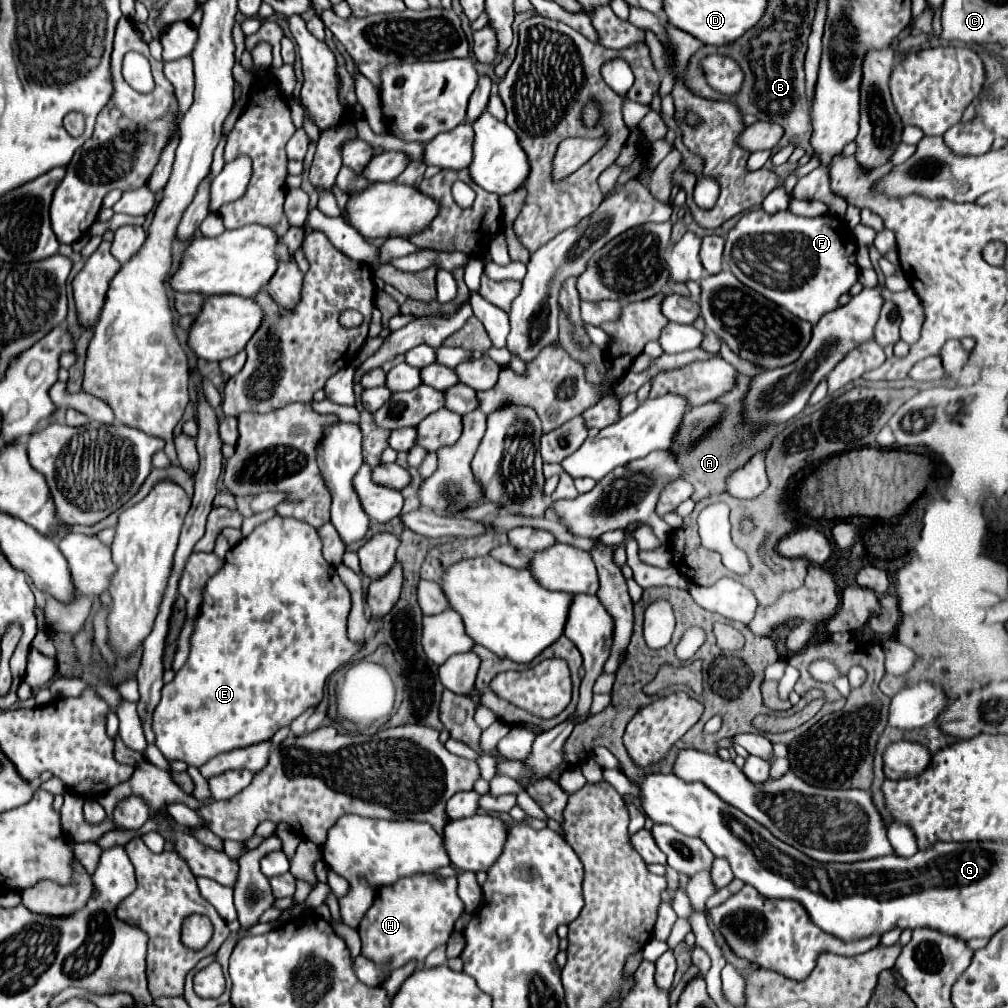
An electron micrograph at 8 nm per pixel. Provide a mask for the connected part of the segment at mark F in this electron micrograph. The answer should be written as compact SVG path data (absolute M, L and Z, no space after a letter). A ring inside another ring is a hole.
M751 210L743 214L743 218L729 230L723 262L735 274L735 278L745 286L753 288L755 292L761 292L761 296L783 306L797 318L817 324L825 312L831 312L833 308L839 306L839 296L857 282L859 266L855 262L855 254L857 254L857 244L853 236L849 234L847 226L831 214L805 218L805 216L795 216L789 210L777 214Z

